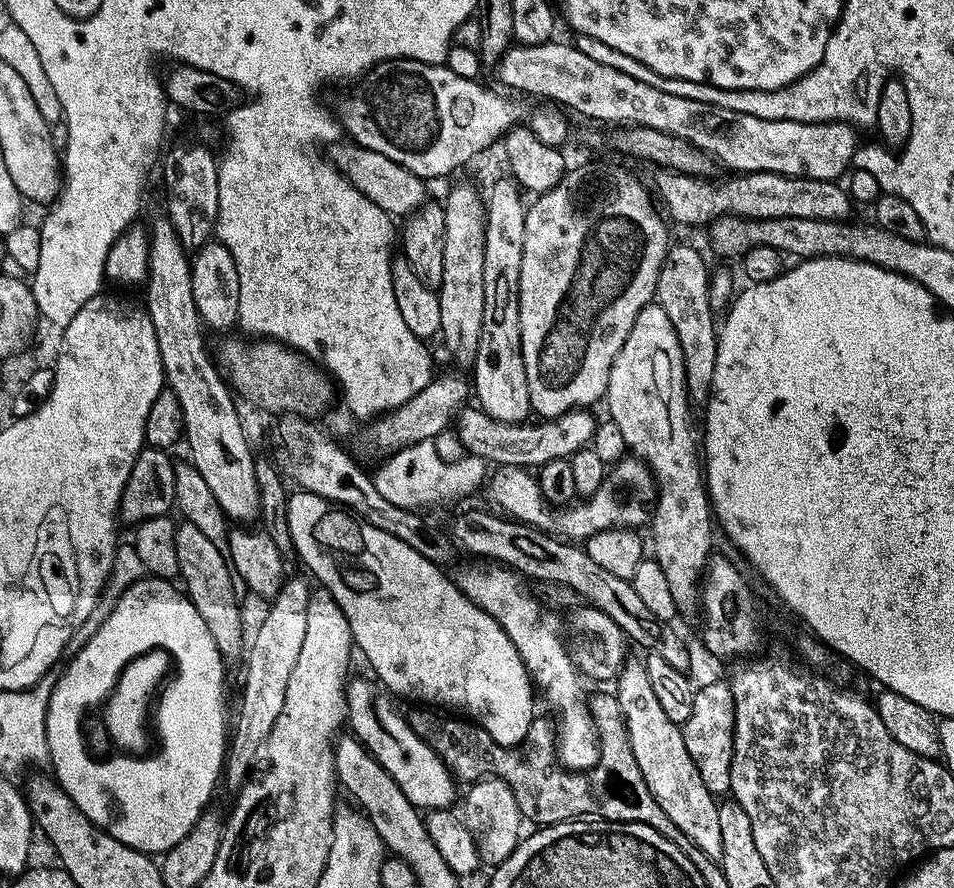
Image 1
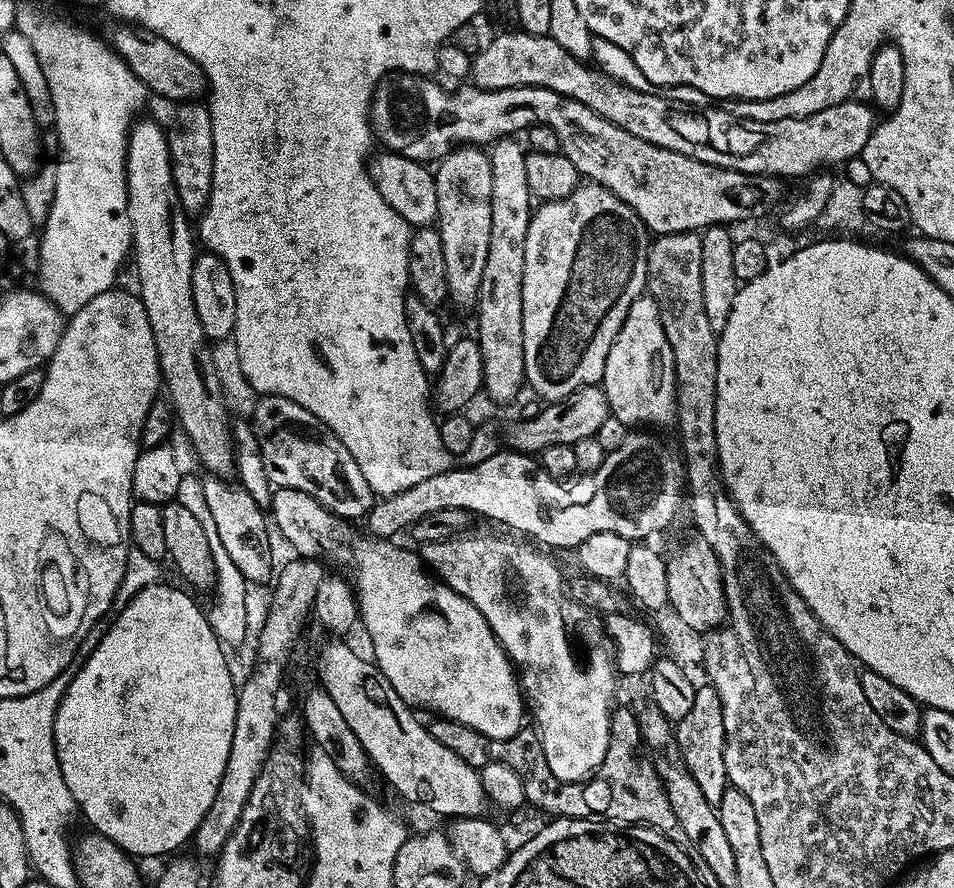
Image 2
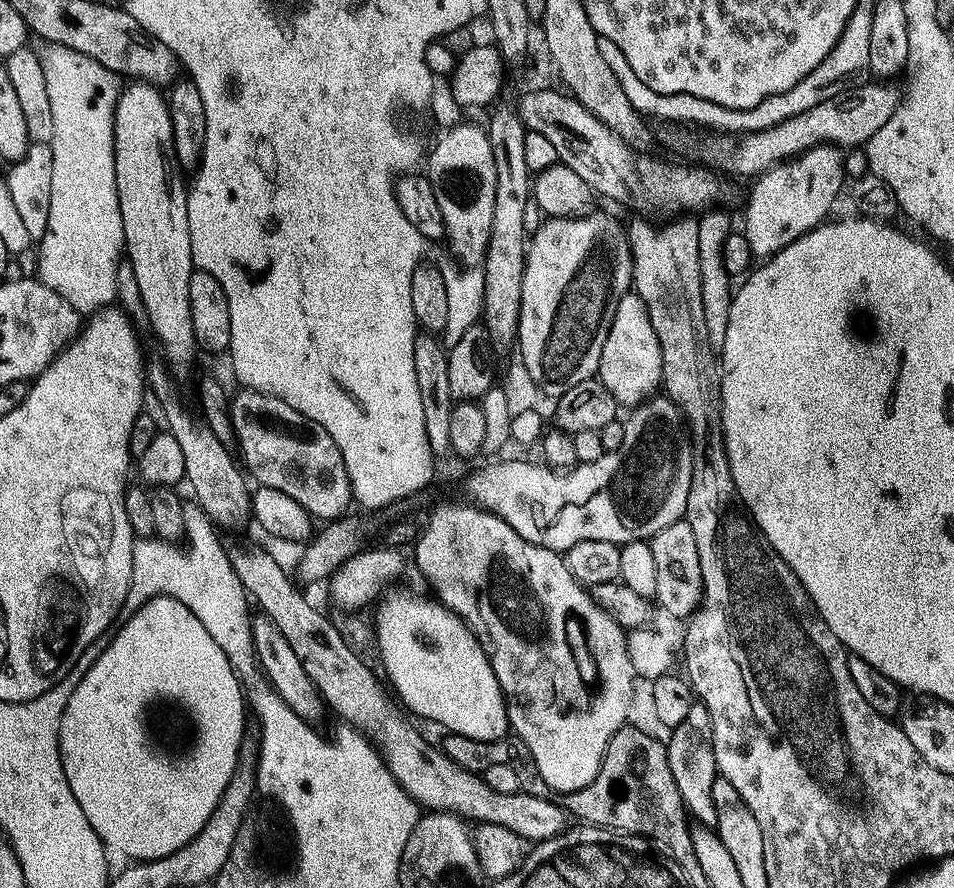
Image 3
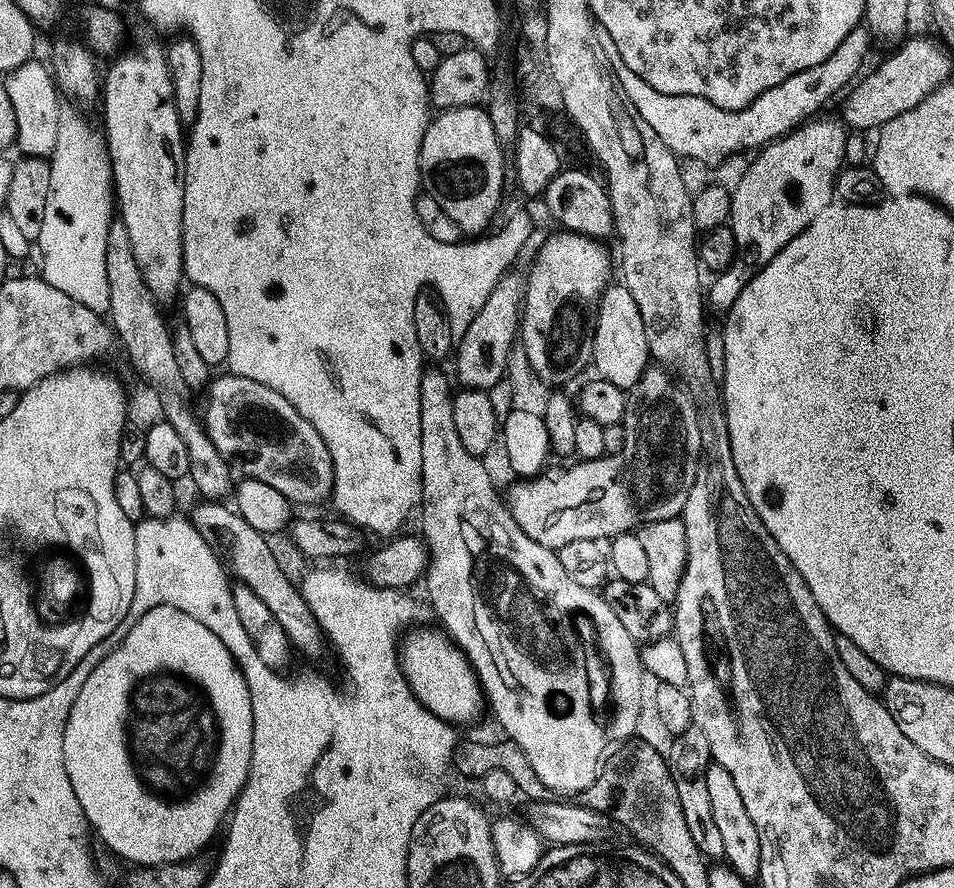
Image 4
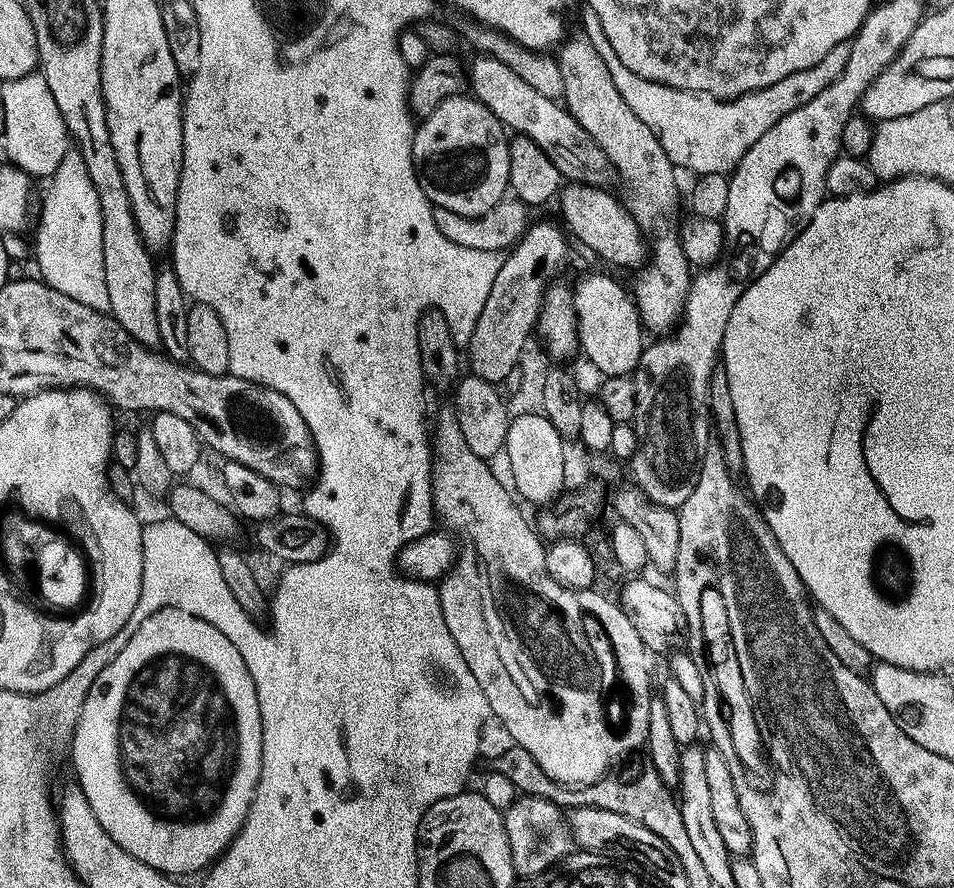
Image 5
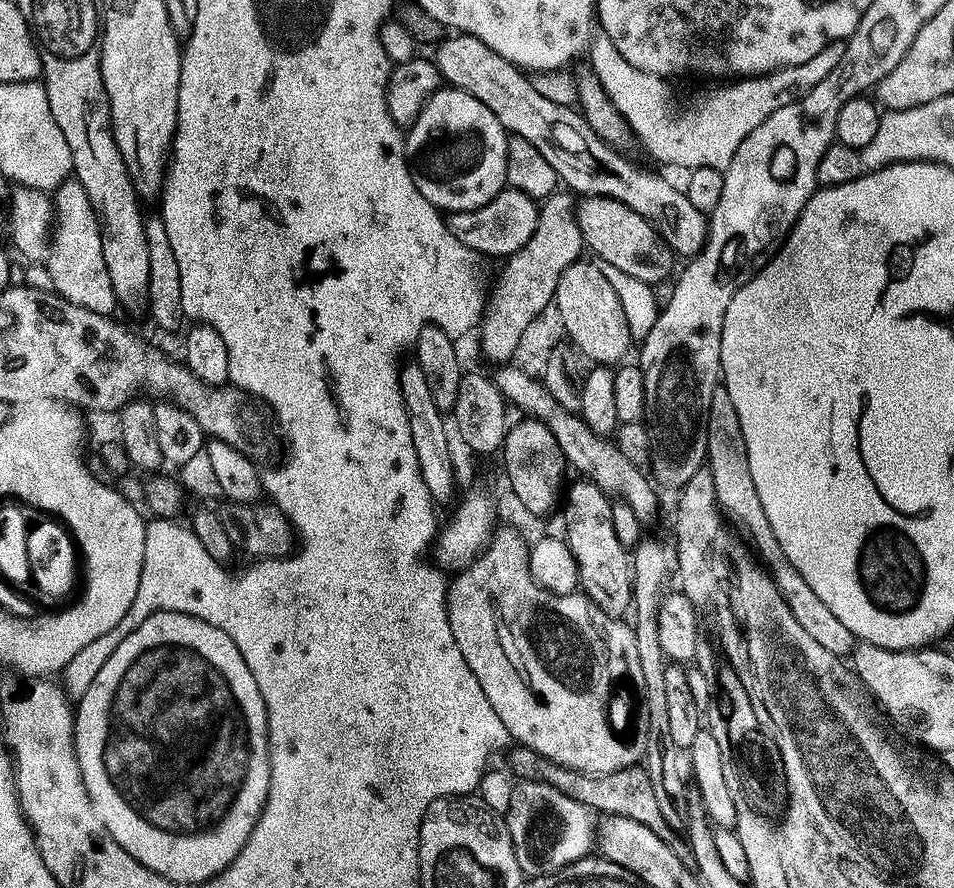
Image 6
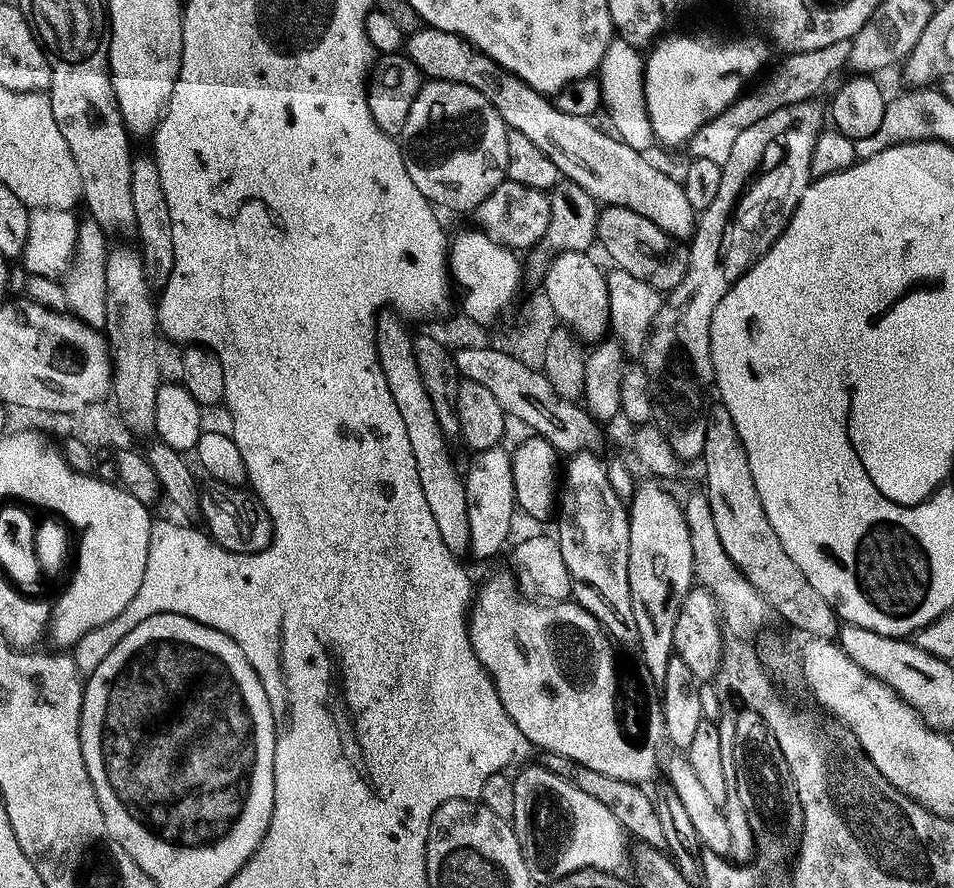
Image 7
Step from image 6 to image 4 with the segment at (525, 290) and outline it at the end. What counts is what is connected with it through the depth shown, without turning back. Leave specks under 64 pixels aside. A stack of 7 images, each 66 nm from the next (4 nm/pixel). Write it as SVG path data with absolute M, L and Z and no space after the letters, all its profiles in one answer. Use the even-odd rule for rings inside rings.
M516 270L505 272L498 286L490 290L490 298L486 298L479 305L481 308L473 314L472 321L464 328L464 333L461 336L459 333L458 343L454 348L455 379L460 379L460 384L465 389L488 390L506 376L508 359L520 331L525 287L525 277L520 277Z

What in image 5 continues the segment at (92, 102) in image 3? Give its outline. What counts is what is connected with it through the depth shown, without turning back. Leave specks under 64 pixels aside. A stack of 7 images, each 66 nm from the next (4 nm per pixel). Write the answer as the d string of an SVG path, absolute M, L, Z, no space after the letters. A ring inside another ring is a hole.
M68 151L47 184L40 225L36 228L36 248L34 244L34 257L42 268L41 278L58 294L66 294L66 298L74 298L74 302L82 302L90 310L108 312L106 270L102 270L102 214L82 154Z

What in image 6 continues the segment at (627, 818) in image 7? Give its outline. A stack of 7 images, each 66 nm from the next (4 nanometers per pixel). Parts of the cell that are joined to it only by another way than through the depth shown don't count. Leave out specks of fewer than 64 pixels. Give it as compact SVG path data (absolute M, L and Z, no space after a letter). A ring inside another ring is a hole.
M524 745L513 747L509 754L509 769L512 772L520 772L520 780L543 780L554 786L558 791L574 798L580 804L588 806L597 813L600 811L600 814L603 815L633 818L636 822L641 822L642 825L649 827L663 841L668 843L673 841L674 831L664 820L664 815L660 811L652 784L645 769L633 766L624 768L622 771L612 773L606 777L595 777L589 776L585 772L562 767L560 764L546 759L544 755L530 750Z

